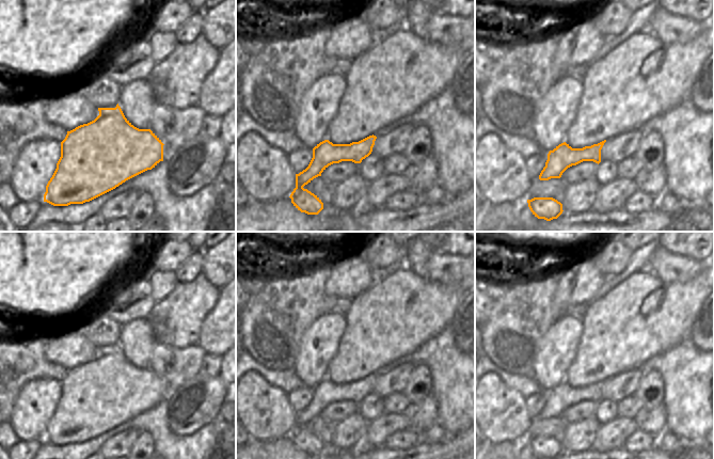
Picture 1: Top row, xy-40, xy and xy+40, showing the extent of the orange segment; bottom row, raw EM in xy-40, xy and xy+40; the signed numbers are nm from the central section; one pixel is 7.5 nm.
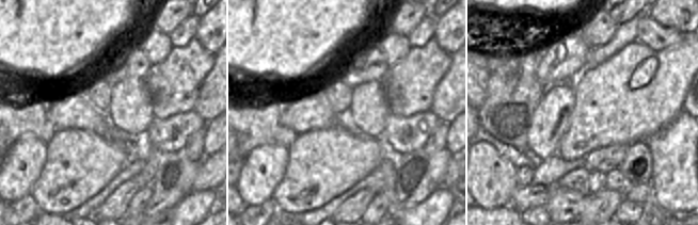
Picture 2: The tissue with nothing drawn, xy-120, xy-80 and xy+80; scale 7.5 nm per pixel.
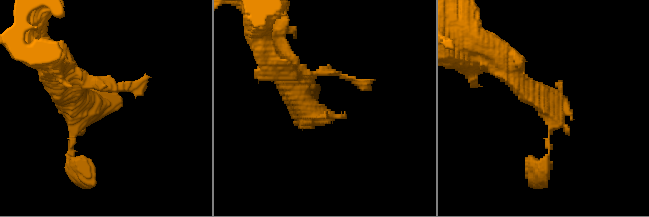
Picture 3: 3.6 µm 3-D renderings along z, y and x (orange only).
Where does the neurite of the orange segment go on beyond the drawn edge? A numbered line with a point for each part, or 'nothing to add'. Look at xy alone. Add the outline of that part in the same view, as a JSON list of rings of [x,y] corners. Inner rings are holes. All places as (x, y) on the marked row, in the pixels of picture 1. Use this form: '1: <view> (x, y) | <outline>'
1: xy (376, 96) | [[[403,27],[380,44],[354,58],[345,77],[347,88],[338,105],[336,115],[328,126],[326,140],[333,144],[359,142],[412,114],[427,101],[448,90],[464,53],[464,50],[457,46],[450,46],[444,52],[448,62],[446,74],[442,78],[426,78],[416,88],[414,80],[407,84],[404,82],[407,78],[399,73],[406,62],[412,69],[416,69],[417,66],[422,68],[427,62],[427,53],[423,48],[432,43],[416,35],[408,27]]]

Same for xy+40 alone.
1: xy+40 (615, 99) | [[[638,31],[605,54],[602,59],[588,65],[582,80],[584,92],[577,107],[575,120],[571,124],[565,142],[572,148],[583,148],[609,140],[630,129],[641,127],[651,118],[691,99],[693,85],[699,75],[703,62],[712,53],[712,49],[702,31],[694,39],[684,42],[686,68],[681,78],[665,78],[654,86],[651,80],[647,84],[638,69],[647,64],[651,69],[660,68],[667,60],[664,43],[651,31]]]

